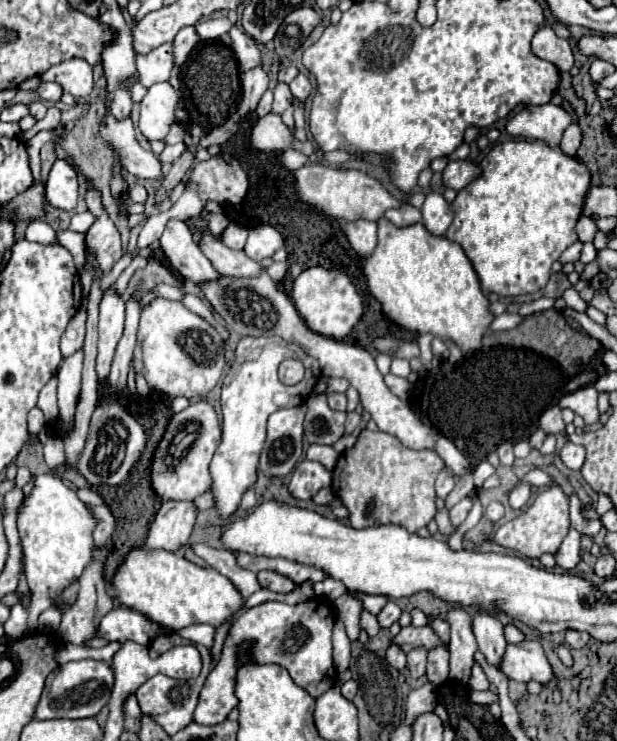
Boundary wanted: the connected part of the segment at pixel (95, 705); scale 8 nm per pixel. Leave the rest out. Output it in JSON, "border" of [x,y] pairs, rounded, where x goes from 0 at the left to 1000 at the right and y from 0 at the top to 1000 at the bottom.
{"border":[[[149,888],[110,893],[75,915],[75,926],[58,953],[55,969],[58,972],[81,972],[81,969],[126,972],[126,969],[156,966],[169,955],[169,950],[175,950],[182,926],[185,926],[185,907],[172,893],[159,893]]]}

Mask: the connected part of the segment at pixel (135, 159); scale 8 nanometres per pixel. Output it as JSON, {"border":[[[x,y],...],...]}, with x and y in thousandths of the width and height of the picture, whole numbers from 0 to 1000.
{"border":[[[172,154],[162,181],[169,192],[191,208],[198,224],[224,238],[224,240],[240,240],[240,243],[259,243],[263,240],[263,221],[250,211],[250,205],[240,205],[227,200],[217,184],[217,170],[214,162],[188,162],[185,157]]]}

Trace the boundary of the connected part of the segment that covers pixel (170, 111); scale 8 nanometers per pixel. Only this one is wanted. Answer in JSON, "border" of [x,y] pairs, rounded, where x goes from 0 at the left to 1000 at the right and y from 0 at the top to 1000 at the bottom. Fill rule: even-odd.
{"border":[[[256,111],[240,119],[240,127],[227,138],[224,173],[237,189],[266,189],[282,159],[285,124],[272,111]]]}

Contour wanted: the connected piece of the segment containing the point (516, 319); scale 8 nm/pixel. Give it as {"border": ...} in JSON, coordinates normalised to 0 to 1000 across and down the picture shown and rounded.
{"border":[[[820,421],[820,424],[814,424],[814,426],[804,426],[804,432],[797,435],[794,443],[797,443],[797,445],[827,445],[827,443],[836,443],[846,432],[849,432],[849,426]]]}

